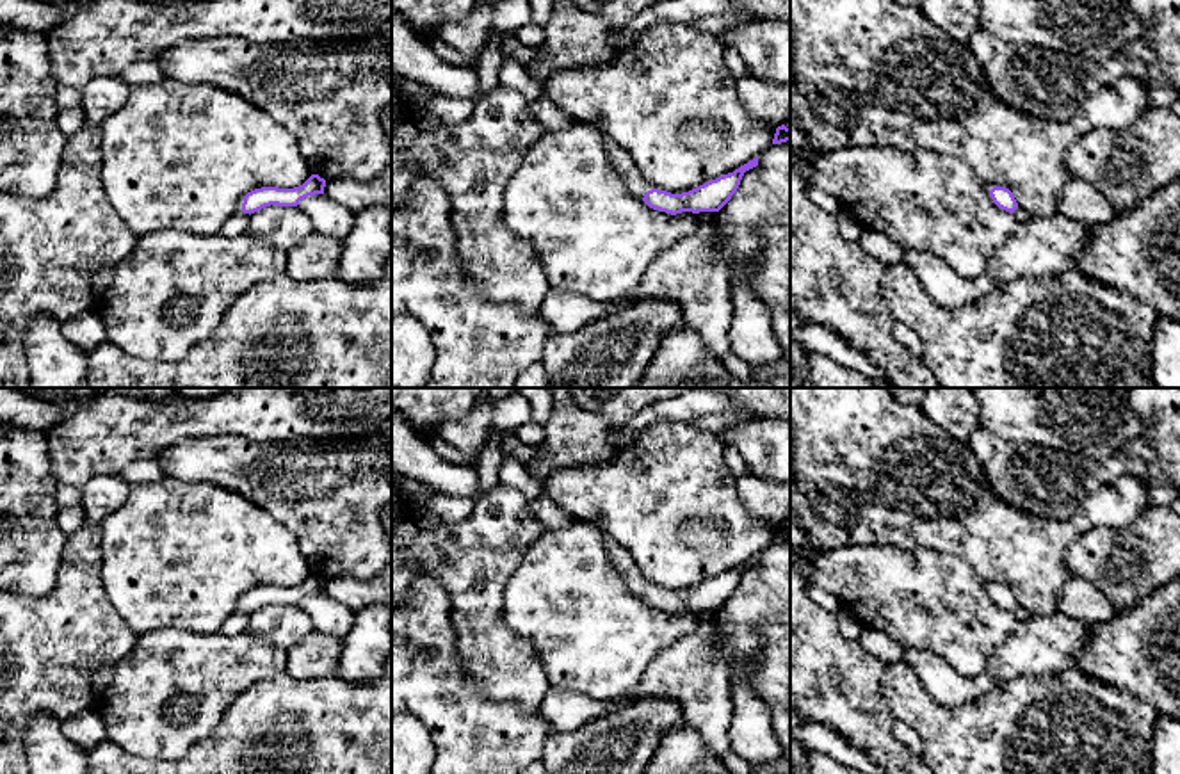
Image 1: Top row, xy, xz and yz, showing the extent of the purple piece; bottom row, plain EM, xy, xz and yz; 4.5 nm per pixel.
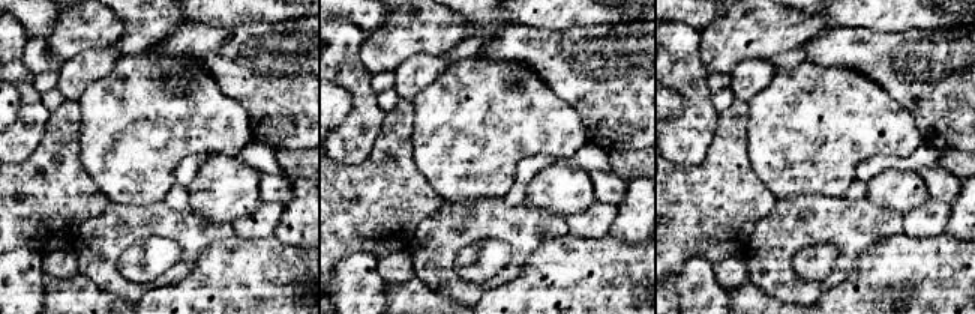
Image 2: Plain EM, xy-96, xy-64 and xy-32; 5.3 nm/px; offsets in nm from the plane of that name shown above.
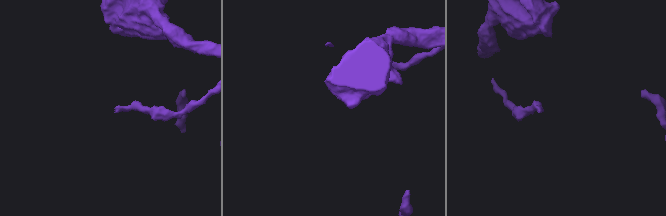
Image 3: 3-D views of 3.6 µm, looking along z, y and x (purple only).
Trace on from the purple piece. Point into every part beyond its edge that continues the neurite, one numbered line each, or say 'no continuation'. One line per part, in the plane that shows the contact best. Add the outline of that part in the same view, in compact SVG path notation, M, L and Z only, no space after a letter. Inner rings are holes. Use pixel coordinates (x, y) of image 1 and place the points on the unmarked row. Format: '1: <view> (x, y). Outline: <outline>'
1: xz (620, 557). Outline: M603 532L603 546L616 571L625 576L625 582L632 594L643 598L648 589L659 587L643 576L641 569L637 568L628 550L625 550L612 536L605 532Z

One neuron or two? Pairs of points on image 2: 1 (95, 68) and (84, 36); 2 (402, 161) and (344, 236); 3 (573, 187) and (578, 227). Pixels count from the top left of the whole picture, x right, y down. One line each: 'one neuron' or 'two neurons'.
1: two neurons
2: one neuron
3: two neurons

